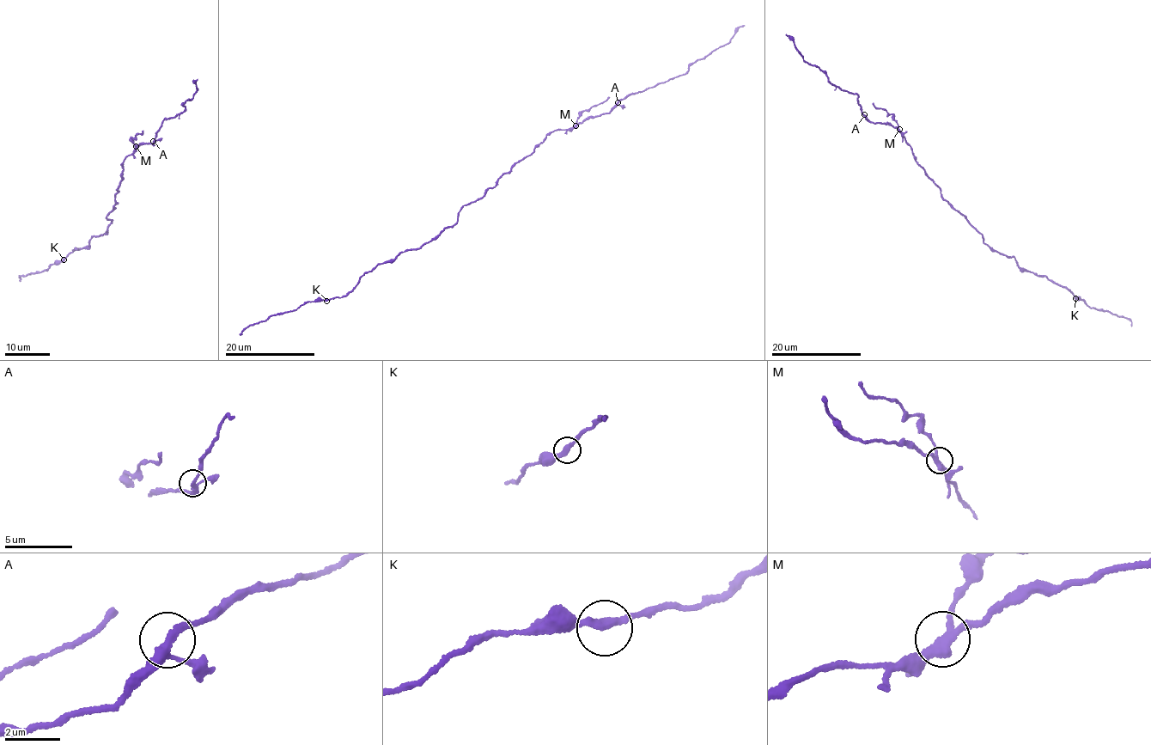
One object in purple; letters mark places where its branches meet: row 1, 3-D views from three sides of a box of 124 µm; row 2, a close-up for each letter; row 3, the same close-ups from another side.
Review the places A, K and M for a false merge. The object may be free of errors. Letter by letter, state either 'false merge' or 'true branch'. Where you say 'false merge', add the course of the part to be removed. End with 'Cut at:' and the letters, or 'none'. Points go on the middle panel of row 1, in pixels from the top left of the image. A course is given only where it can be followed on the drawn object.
A: true branch
K: true branch
M: false merge | (575, 125), (581, 112), (601, 104), (609, 96)
Cut at: M

